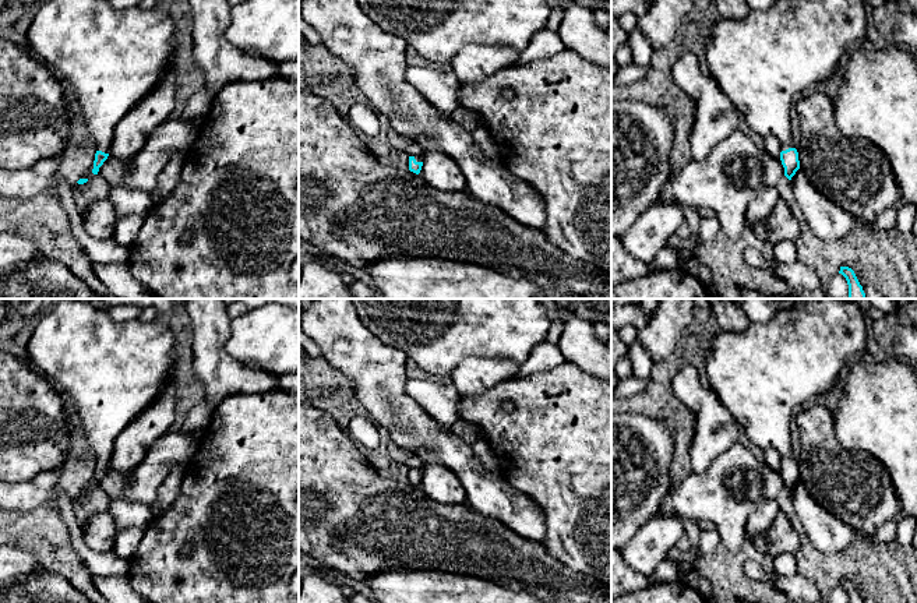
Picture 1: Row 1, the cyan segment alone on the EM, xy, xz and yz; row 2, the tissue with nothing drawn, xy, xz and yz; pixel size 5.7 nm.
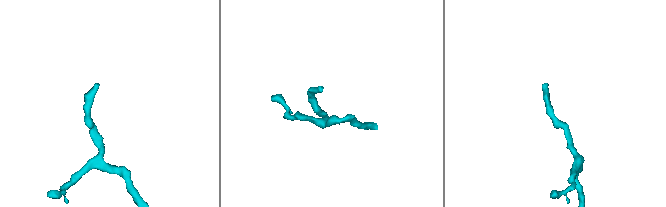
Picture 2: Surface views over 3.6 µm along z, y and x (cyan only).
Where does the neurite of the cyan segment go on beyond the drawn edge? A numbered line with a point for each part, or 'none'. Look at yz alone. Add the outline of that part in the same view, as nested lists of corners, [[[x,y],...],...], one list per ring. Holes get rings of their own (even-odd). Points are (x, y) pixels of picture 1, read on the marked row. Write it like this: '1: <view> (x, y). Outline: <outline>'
1: yz (766, 60). Outline: [[[776,0],[769,8],[751,10],[741,20],[722,18],[708,25],[703,67],[745,117],[750,128],[775,135],[782,151],[790,142],[790,109],[807,91],[830,78],[846,54],[868,45],[865,0]]]

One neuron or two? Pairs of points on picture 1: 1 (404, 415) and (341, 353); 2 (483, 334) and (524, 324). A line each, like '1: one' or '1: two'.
1: one
2: one

